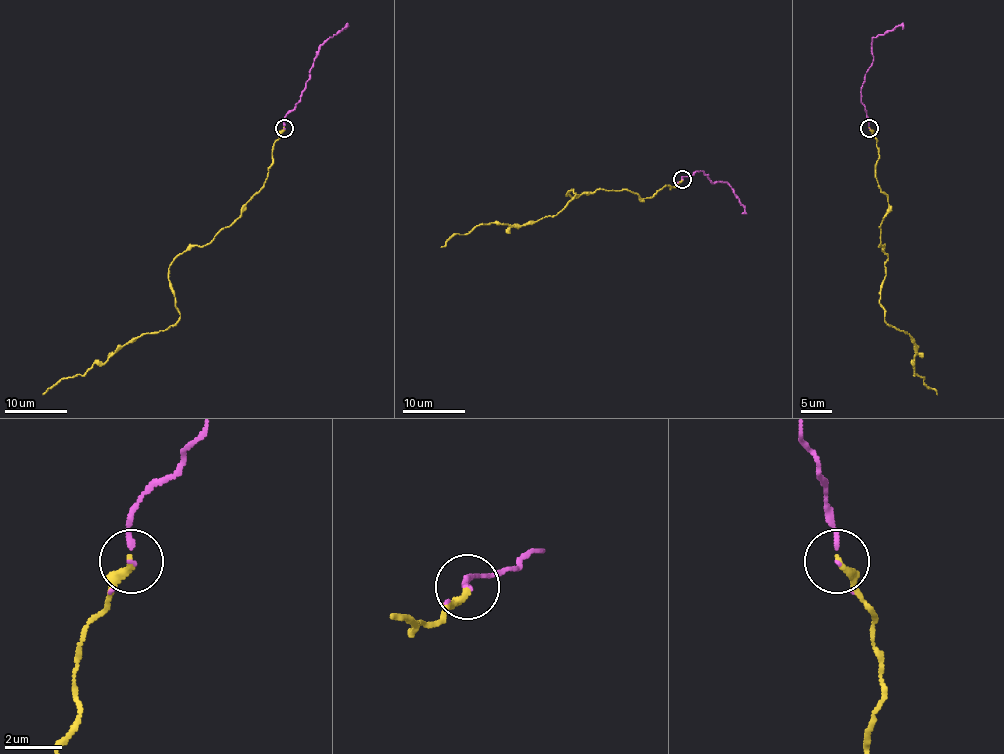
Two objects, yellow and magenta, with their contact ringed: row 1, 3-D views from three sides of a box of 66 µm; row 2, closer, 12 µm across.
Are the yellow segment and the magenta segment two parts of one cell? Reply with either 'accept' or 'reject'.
accept

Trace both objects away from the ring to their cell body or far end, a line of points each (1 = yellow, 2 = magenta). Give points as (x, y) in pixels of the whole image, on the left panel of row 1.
1: (284, 128), (267, 179), (243, 212), (169, 266), (180, 320), (121, 345), (43, 395)
2: (284, 128), (284, 118), (299, 101), (318, 49), (344, 28)

